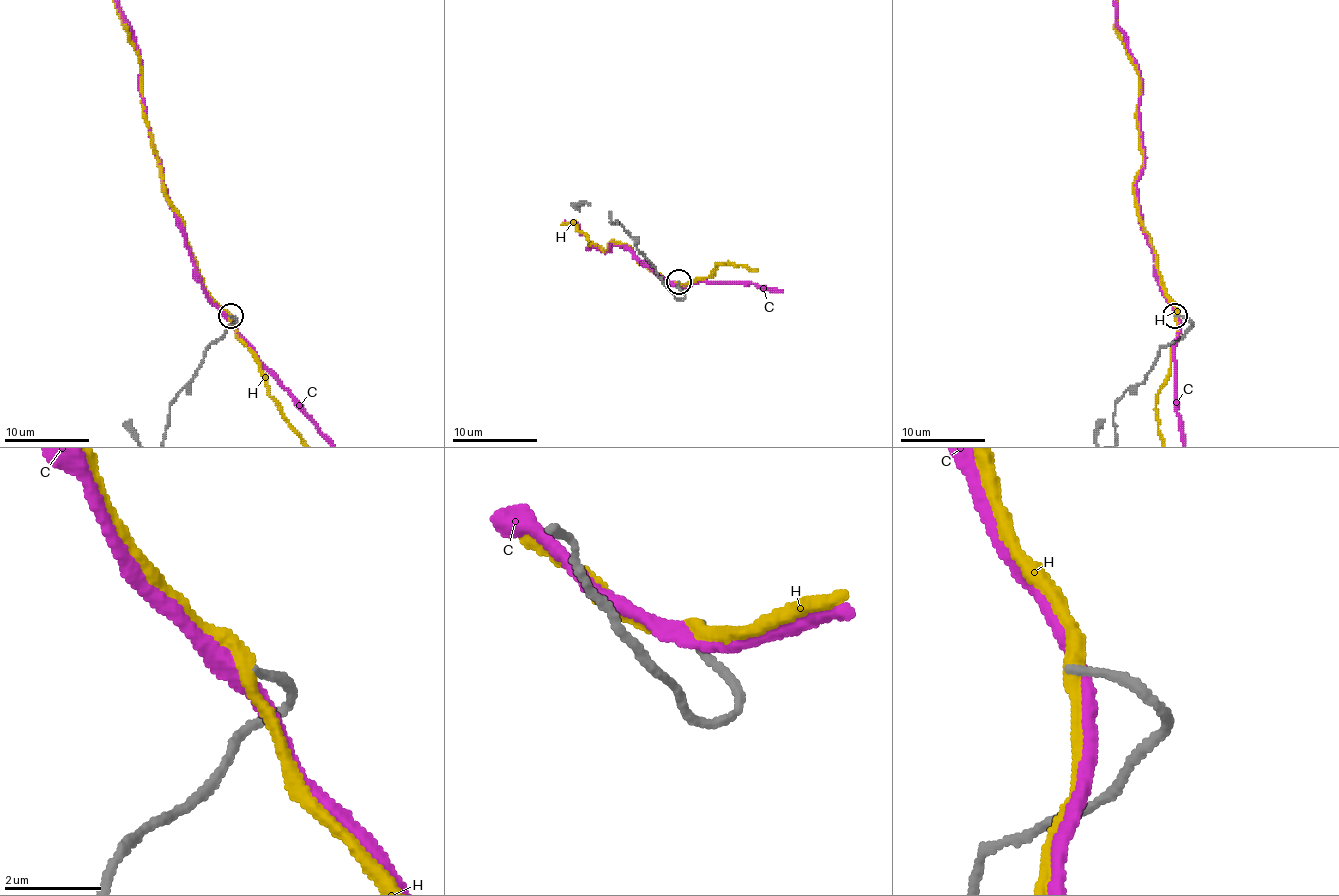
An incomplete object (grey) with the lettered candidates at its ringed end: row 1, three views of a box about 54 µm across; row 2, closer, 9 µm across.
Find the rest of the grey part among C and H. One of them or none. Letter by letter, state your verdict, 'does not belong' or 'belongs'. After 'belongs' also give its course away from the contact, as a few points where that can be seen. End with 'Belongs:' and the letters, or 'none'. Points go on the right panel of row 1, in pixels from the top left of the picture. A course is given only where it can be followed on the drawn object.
C: does not belong
H: does not belong
Belongs: none

